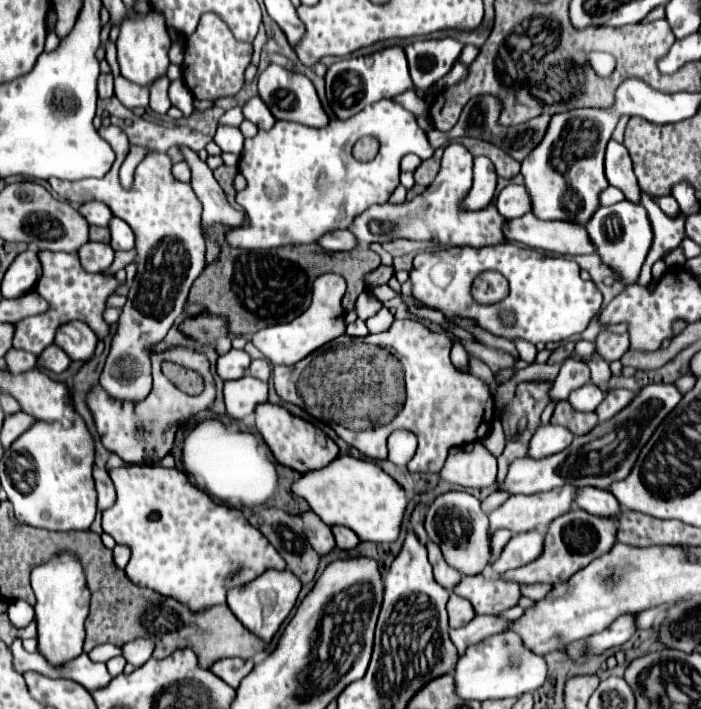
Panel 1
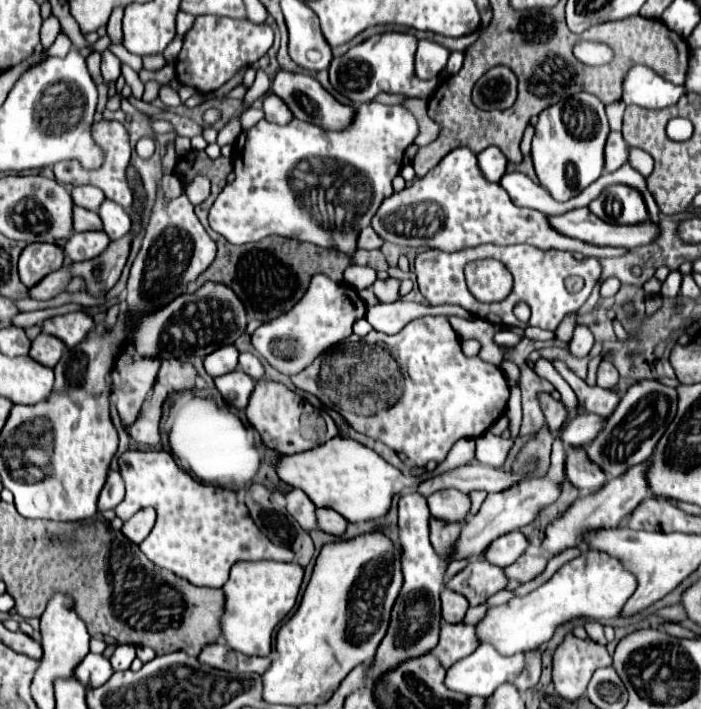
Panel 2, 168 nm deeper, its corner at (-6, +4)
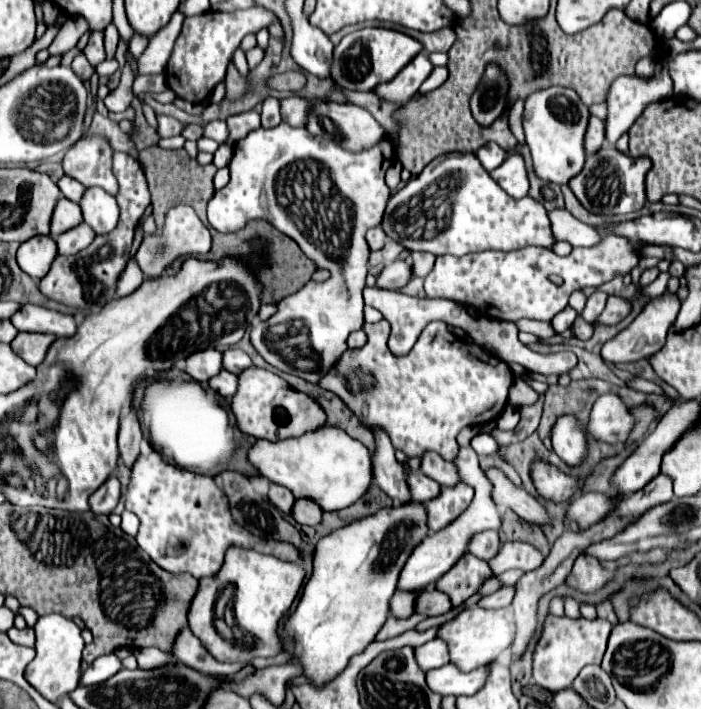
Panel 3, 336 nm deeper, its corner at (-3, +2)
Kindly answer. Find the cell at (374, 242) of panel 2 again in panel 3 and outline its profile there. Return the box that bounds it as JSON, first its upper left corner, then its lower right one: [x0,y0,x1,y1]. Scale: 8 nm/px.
[366,227,386,251]

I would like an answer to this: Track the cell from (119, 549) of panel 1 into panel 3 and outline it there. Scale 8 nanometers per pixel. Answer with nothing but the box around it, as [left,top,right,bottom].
[122,511,140,537]

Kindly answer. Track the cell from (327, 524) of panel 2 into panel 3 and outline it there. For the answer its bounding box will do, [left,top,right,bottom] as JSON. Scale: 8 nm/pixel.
[292,499,322,527]

